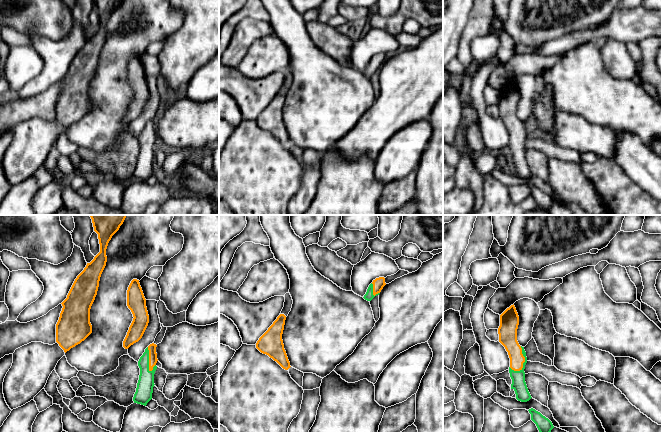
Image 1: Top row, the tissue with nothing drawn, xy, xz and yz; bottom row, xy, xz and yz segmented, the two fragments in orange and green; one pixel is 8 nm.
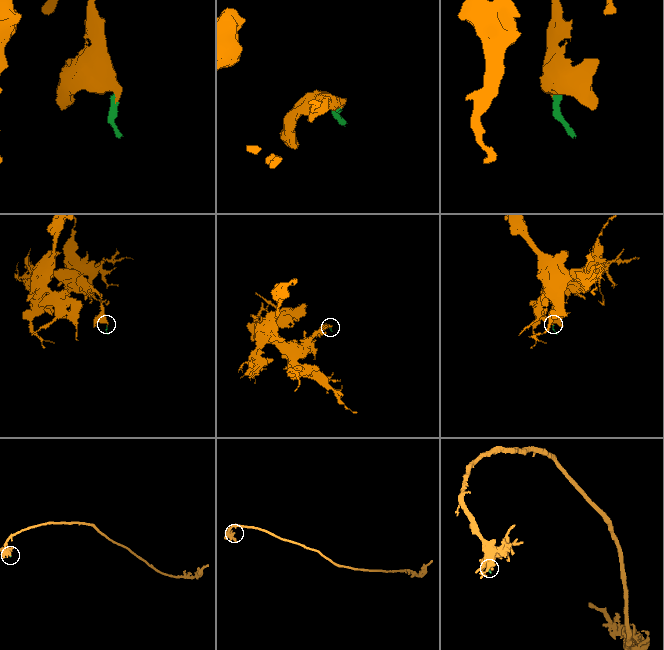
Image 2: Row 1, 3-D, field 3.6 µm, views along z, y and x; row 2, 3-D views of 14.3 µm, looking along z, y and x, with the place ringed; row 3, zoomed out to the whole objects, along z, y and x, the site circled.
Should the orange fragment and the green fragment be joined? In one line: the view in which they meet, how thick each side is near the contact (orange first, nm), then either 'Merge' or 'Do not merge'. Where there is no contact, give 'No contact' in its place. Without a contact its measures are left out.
Touches orange in yz. Thickness 140 nm (orange) against 110 nm. Merge

